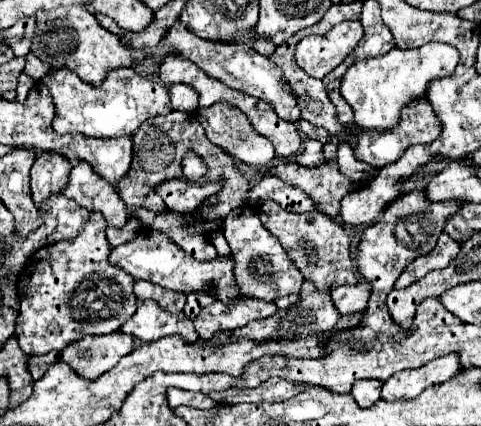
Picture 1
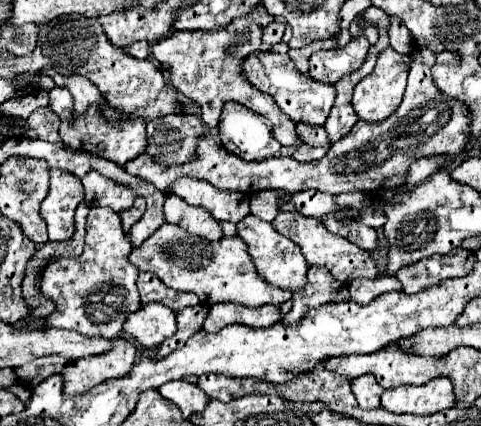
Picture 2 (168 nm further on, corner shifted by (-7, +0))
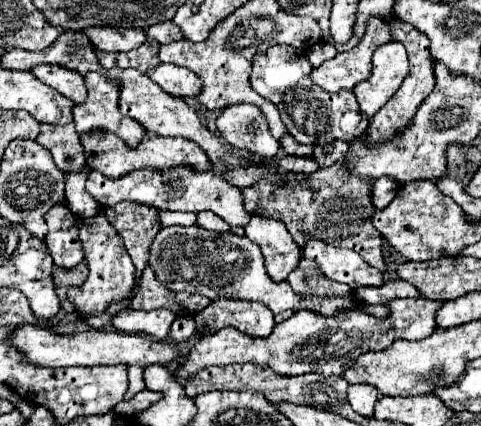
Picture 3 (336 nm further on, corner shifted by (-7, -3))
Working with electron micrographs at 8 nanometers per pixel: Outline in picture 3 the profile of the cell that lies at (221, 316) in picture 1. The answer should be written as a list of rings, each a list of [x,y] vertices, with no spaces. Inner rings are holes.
[[[213,299],[203,311],[193,315],[197,331],[211,335],[223,327],[235,327],[249,337],[267,337],[273,327],[273,313],[263,303],[235,301],[235,299]]]

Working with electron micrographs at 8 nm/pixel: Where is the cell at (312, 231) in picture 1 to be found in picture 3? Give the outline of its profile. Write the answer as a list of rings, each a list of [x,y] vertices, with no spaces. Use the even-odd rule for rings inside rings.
[[[309,237],[303,255],[309,257],[311,261],[317,261],[317,265],[323,269],[327,279],[345,283],[351,289],[383,285],[383,275],[379,273],[379,269],[367,265],[355,251],[333,247]]]

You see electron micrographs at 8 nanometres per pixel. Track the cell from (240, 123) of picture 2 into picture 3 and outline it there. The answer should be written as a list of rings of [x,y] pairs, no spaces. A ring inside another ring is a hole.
[[[231,105],[217,117],[217,129],[225,143],[249,155],[271,159],[279,153],[279,141],[269,133],[265,115],[257,105]]]

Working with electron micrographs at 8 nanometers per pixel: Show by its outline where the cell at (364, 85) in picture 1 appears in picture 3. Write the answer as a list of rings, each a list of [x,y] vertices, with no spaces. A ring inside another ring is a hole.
[[[385,43],[373,55],[373,75],[359,83],[353,93],[367,117],[373,117],[401,87],[409,73],[407,53],[403,45]]]

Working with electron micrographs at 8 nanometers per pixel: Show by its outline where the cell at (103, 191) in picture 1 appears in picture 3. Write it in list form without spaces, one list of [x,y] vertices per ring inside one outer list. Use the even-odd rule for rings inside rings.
[[[177,165],[171,169],[137,169],[119,179],[109,179],[103,173],[91,171],[87,177],[87,191],[105,207],[117,205],[119,201],[135,201],[161,211],[213,211],[229,225],[239,227],[245,227],[251,219],[251,215],[247,215],[243,209],[243,195],[235,185],[225,181],[219,173],[201,173],[189,165]]]

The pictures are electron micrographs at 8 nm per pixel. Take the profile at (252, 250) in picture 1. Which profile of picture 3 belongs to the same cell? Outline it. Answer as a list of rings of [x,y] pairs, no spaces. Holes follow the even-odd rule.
[[[251,217],[245,227],[245,235],[255,241],[265,257],[267,273],[273,281],[283,281],[299,263],[301,251],[293,237],[287,233],[283,221],[271,221],[267,217]]]

